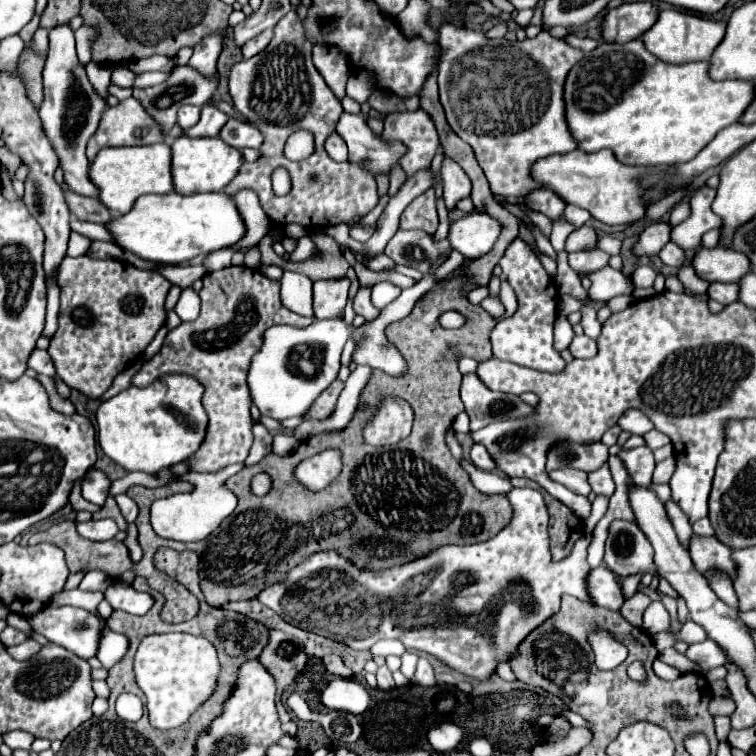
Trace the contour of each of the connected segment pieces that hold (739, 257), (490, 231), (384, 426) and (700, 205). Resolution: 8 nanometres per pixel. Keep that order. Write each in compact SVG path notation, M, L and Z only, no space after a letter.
M723 246L697 250L693 264L699 276L709 282L739 282L751 272L751 262L743 252Z
M485 212L467 214L451 224L449 242L453 250L467 256L467 260L475 260L487 254L501 234L501 222L491 218Z
M387 396L375 418L363 430L363 438L371 446L387 446L405 440L411 432L413 424L413 410L405 400Z
M699 188L691 200L691 214L681 224L671 228L671 242L675 242L683 250L697 250L701 248L701 236L713 228L721 228L719 216L711 210L711 202L715 198L713 188Z

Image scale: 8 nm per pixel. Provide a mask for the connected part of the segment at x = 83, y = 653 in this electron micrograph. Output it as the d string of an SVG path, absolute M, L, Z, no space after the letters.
M75 606L45 608L45 612L29 616L29 624L49 642L59 644L85 660L97 654L103 632L103 620L97 614Z

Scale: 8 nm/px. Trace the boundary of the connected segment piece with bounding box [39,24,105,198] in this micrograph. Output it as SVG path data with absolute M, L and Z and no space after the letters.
M69 24L55 26L49 30L49 54L43 70L43 94L45 100L41 104L39 116L43 128L61 160L61 168L65 172L65 182L69 188L81 196L99 196L99 188L89 178L89 160L85 156L87 140L95 134L101 114L105 110L105 102L95 94L93 86L87 80L85 68L77 60L75 54L75 38Z

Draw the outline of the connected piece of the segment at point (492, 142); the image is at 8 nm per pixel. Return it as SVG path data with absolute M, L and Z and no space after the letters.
M443 24L439 28L439 44L445 48L439 64L439 96L449 126L461 140L465 140L483 168L493 193L511 198L525 198L529 192L543 188L533 176L531 166L551 154L567 154L577 148L577 142L565 120L563 86L569 70L583 58L579 48L571 48L565 40L553 38L549 32L539 32L533 40L487 40L483 32L469 28L455 28Z

